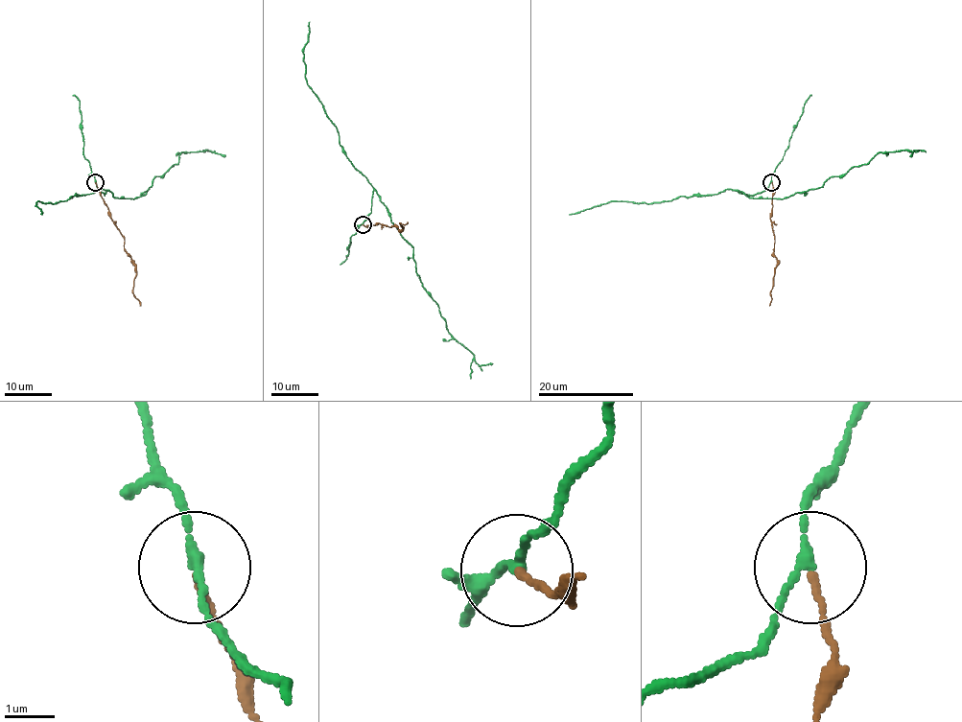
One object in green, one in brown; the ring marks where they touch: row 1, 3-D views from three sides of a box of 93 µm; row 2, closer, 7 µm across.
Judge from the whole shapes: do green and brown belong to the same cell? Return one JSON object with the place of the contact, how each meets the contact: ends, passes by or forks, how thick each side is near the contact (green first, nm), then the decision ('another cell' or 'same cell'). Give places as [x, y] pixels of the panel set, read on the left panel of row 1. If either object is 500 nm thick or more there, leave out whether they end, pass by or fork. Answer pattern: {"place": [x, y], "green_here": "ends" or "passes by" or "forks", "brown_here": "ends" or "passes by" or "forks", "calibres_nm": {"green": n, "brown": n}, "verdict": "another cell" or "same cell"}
{"place": [95, 182], "green_here": "passes by", "brown_here": "ends", "calibres_nm": {"green": 170, "brown": 140}, "verdict": "another cell"}

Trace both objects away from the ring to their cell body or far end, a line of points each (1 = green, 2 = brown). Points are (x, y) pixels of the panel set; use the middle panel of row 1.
1: (362, 224), (371, 211), (375, 191), (413, 249), (415, 272), (448, 331), (480, 365), (493, 363)
2: (362, 224), (365, 226), (379, 222), (401, 230), (404, 227), (400, 222), (408, 221)

